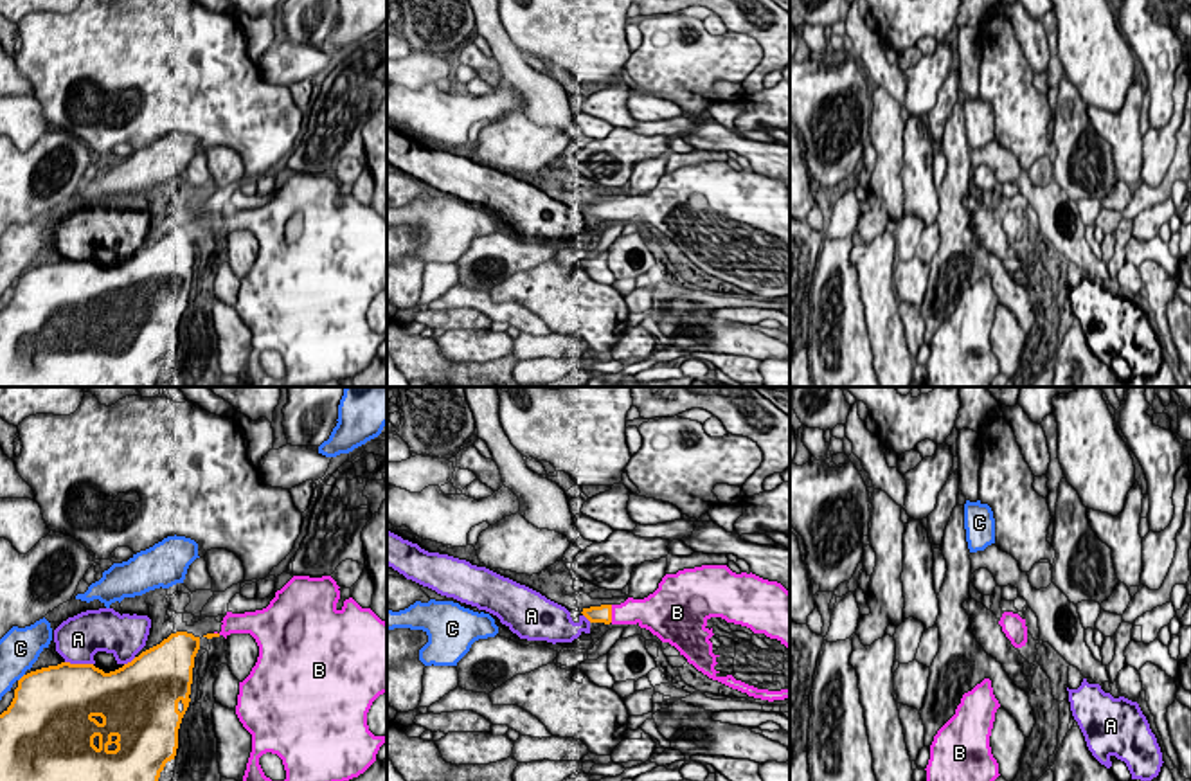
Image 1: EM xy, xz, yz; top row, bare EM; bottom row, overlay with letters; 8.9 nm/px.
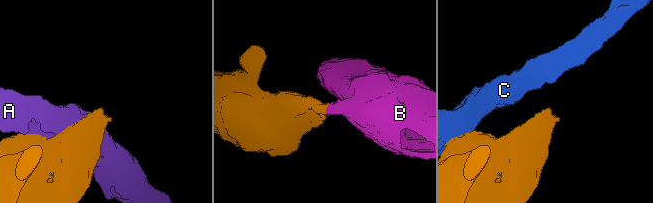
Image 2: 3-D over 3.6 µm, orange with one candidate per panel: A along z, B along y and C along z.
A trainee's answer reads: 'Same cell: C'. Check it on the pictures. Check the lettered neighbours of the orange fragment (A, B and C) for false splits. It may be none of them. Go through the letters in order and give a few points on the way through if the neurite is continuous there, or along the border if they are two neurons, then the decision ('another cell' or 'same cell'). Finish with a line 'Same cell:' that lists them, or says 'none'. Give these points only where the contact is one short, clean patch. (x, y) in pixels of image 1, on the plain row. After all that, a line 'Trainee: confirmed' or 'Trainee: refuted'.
A: another cell
B: runs through xz (594, 211), (610, 211), (632, 207); same cell
C: another cell
Same cell: B
Trainee: refuted

